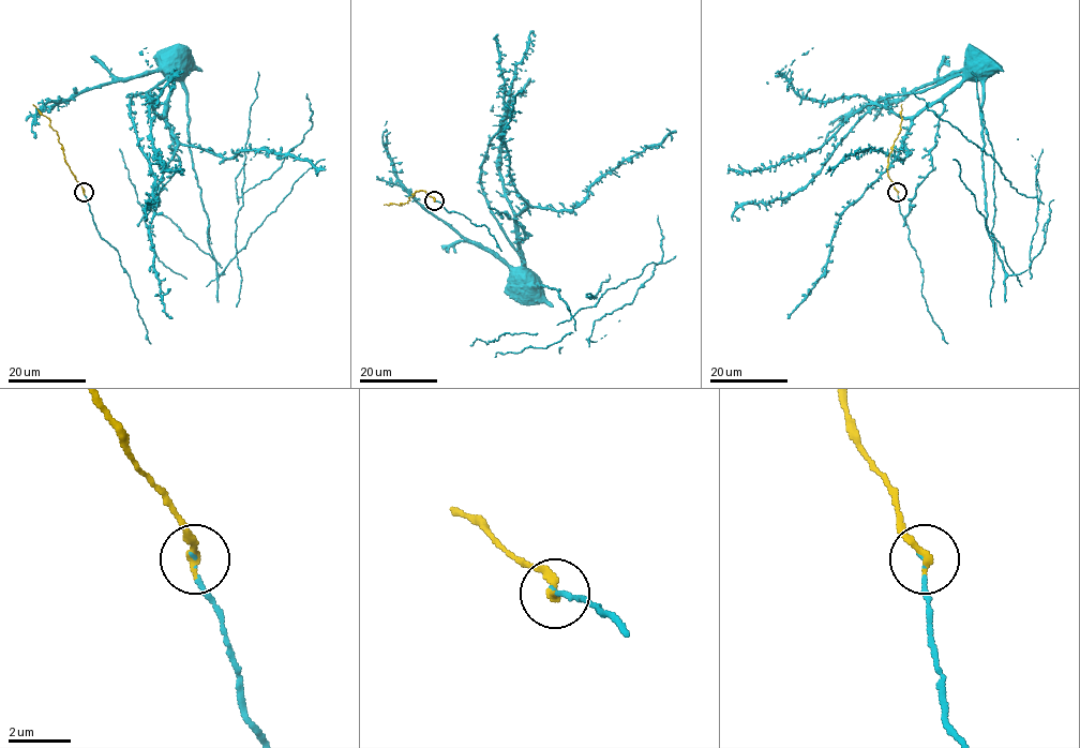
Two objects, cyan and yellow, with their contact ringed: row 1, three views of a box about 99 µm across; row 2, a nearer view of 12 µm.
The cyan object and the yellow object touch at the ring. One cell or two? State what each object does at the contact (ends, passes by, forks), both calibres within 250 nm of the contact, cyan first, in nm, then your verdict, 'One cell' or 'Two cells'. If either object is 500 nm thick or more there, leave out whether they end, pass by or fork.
At the ring cyan ends. At the ring yellow ends. Thickness 70 nm (cyan) against 320 nm. One cell

